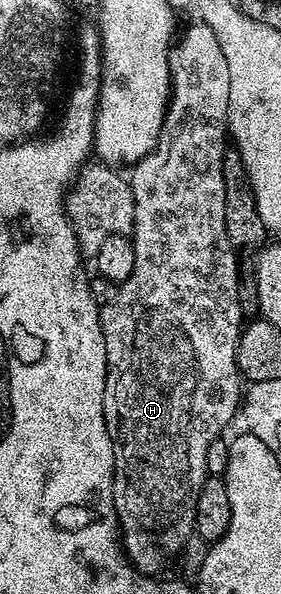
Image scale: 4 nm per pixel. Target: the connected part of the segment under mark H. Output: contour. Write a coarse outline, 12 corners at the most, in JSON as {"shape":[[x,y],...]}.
{"shape":[[170,48],[101,308],[114,508],[154,577],[239,414],[228,61]]}

